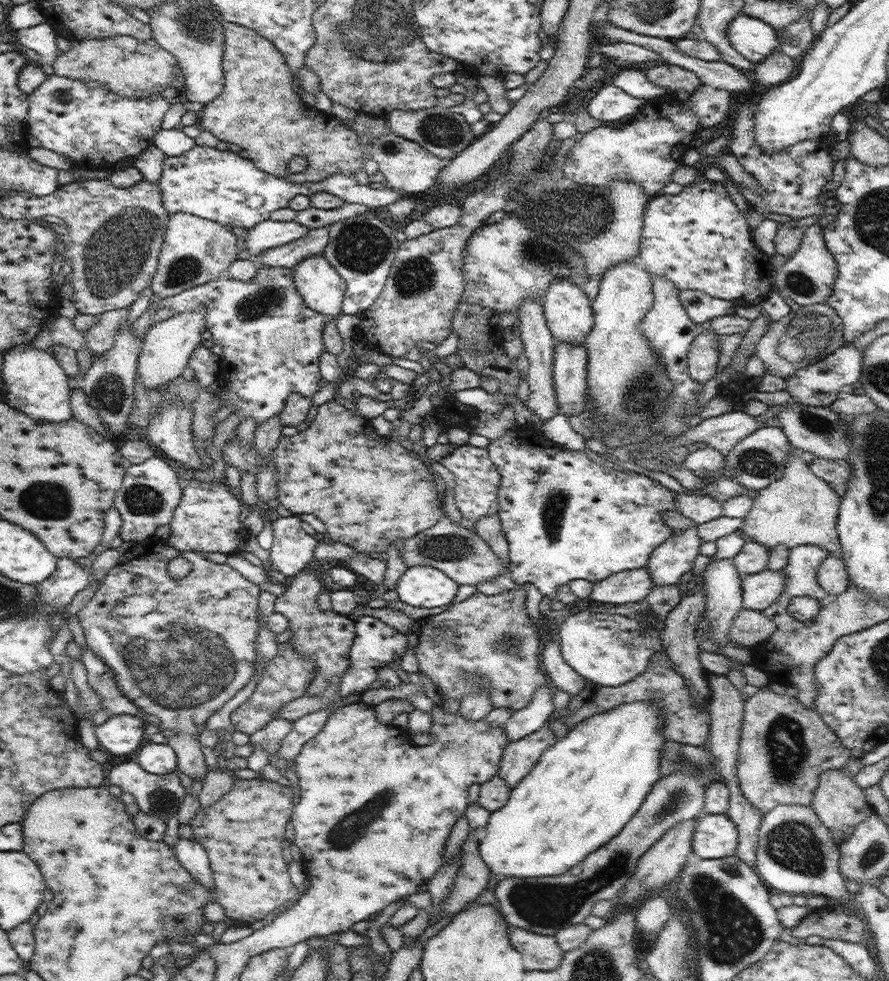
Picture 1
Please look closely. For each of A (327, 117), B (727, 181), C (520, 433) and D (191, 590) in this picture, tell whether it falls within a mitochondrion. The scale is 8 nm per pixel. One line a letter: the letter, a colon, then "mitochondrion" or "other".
A: other
B: other
C: other
D: other

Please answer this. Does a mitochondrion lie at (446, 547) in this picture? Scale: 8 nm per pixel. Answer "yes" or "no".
yes

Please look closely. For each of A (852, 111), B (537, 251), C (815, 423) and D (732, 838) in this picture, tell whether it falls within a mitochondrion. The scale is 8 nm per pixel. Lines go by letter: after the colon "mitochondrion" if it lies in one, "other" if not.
A: other
B: mitochondrion
C: mitochondrion
D: other

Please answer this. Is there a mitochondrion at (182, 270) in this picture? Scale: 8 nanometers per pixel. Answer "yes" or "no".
yes

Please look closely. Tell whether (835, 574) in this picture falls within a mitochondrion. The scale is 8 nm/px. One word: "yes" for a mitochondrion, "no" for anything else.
no

